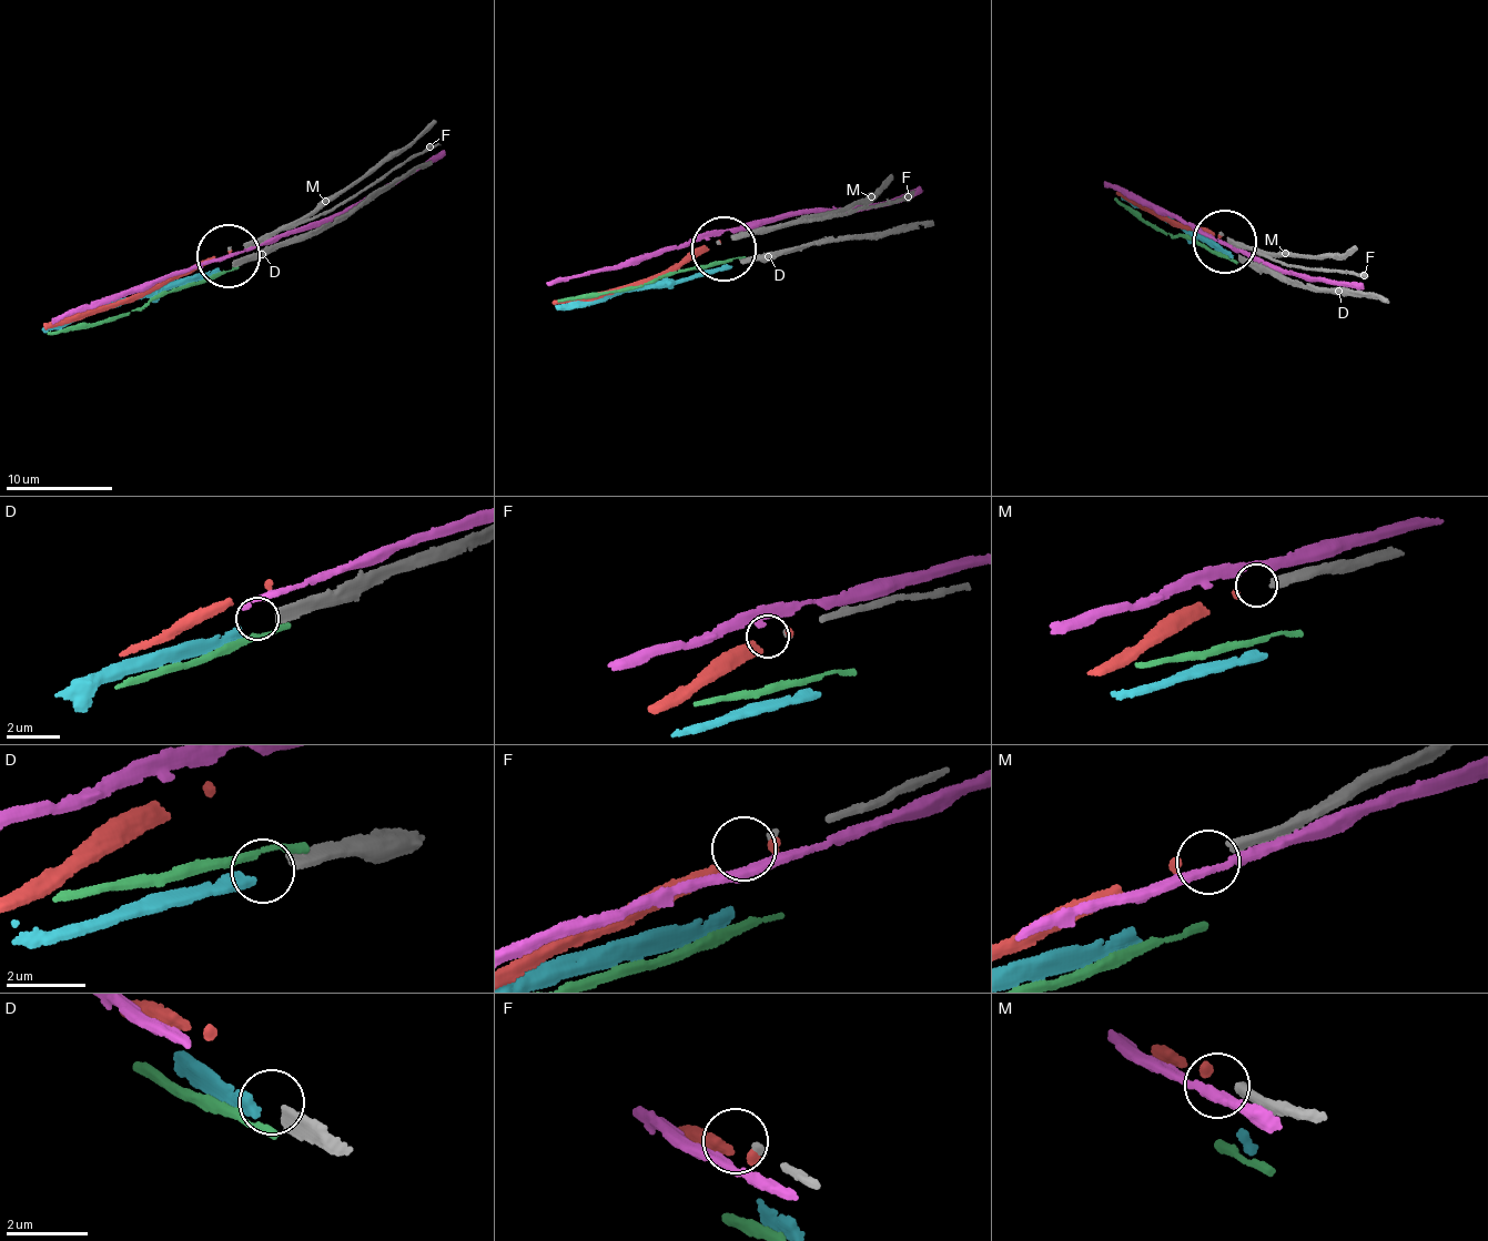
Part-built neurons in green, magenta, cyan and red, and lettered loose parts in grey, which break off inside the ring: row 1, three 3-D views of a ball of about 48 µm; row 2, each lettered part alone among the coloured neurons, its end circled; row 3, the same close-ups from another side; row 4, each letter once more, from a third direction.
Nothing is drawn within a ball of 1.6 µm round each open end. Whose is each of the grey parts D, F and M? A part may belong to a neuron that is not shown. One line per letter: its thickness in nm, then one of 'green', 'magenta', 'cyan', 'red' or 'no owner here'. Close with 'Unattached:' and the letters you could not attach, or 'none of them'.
D: 320 nm | cyan
F: 140 nm | no owner here
M: 280 nm | red
Unattached: F

